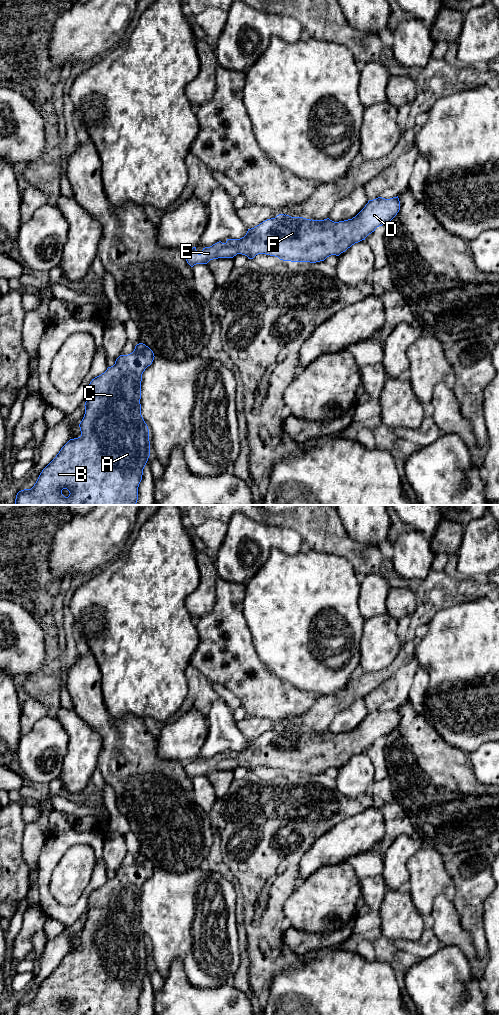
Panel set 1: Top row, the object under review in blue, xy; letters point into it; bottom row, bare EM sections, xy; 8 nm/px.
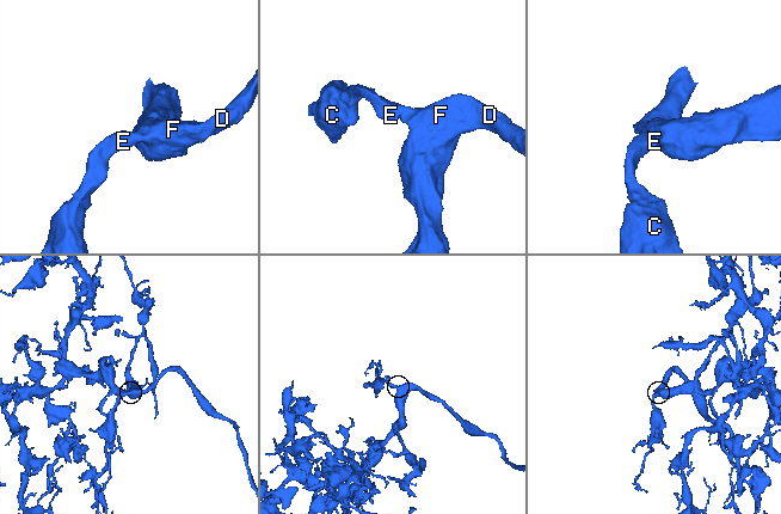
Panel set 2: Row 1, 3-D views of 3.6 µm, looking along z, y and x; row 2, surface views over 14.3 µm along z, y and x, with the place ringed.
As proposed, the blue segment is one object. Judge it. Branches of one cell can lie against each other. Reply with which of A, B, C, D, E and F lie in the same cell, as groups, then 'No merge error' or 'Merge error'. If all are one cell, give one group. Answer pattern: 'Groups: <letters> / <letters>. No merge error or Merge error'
Groups: A B C D E F. No merge error

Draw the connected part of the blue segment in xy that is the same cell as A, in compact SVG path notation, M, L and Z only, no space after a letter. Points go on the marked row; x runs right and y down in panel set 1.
M143 343L135 346L132 353L120 355L115 364L108 367L101 375L92 379L88 386L87 399L85 402L85 414L79 424L81 436L70 439L59 451L56 457L42 470L36 483L31 489L24 489L17 493L14 505L136 505L138 500L138 487L142 480L143 469L150 456L149 429L141 415L141 381L145 369L154 360L153 351Z

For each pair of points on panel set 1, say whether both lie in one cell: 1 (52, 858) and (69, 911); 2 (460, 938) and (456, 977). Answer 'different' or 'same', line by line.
1: same
2: different

